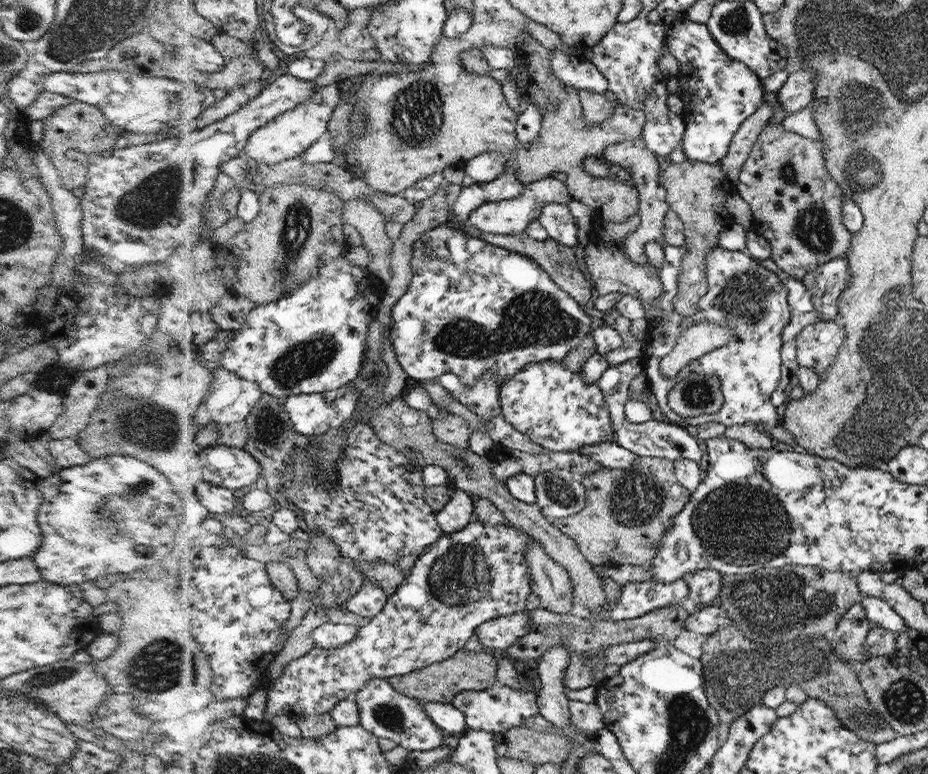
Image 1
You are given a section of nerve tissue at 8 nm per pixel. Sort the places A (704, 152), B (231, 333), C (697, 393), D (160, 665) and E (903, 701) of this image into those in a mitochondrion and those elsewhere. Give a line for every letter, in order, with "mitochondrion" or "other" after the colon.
A: other
B: other
C: mitochondrion
D: mitochondrion
E: mitochondrion

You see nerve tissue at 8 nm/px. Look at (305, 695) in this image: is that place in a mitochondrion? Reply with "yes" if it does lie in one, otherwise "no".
no

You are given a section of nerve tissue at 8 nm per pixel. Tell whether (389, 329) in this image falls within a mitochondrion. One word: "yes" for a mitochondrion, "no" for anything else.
no

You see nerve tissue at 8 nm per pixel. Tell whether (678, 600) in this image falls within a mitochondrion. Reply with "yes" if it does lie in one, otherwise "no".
no

